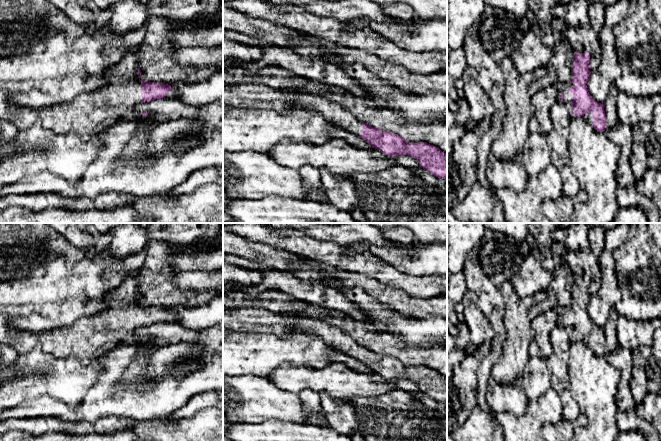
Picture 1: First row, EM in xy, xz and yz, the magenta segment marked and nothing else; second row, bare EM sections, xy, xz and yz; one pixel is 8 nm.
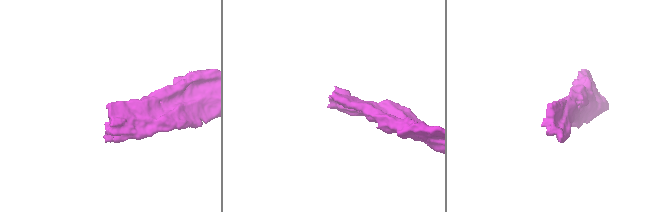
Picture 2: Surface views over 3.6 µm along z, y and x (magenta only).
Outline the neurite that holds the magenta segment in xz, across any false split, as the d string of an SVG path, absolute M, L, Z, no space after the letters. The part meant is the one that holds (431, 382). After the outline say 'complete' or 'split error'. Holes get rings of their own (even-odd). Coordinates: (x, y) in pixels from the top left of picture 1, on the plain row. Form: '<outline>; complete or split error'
M296 317L292 334L318 336L327 344L364 363L372 372L388 380L407 379L415 382L419 390L438 402L447 403L447 379L426 366L408 367L401 360L379 354L357 344L339 328L331 327L314 318Z; split error

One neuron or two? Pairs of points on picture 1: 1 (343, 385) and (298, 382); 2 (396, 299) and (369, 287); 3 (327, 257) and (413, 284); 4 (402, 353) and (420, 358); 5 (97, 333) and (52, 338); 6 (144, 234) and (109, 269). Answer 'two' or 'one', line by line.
1: one
2: one
3: one
4: one
5: one
6: two

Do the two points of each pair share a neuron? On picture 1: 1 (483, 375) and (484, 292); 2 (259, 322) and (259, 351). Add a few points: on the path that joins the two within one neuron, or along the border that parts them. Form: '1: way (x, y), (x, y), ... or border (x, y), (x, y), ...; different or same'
1: way (494, 354), (498, 340), (498, 322), (495, 313); same
2: border (235, 332), (271, 332), (282, 337); different

